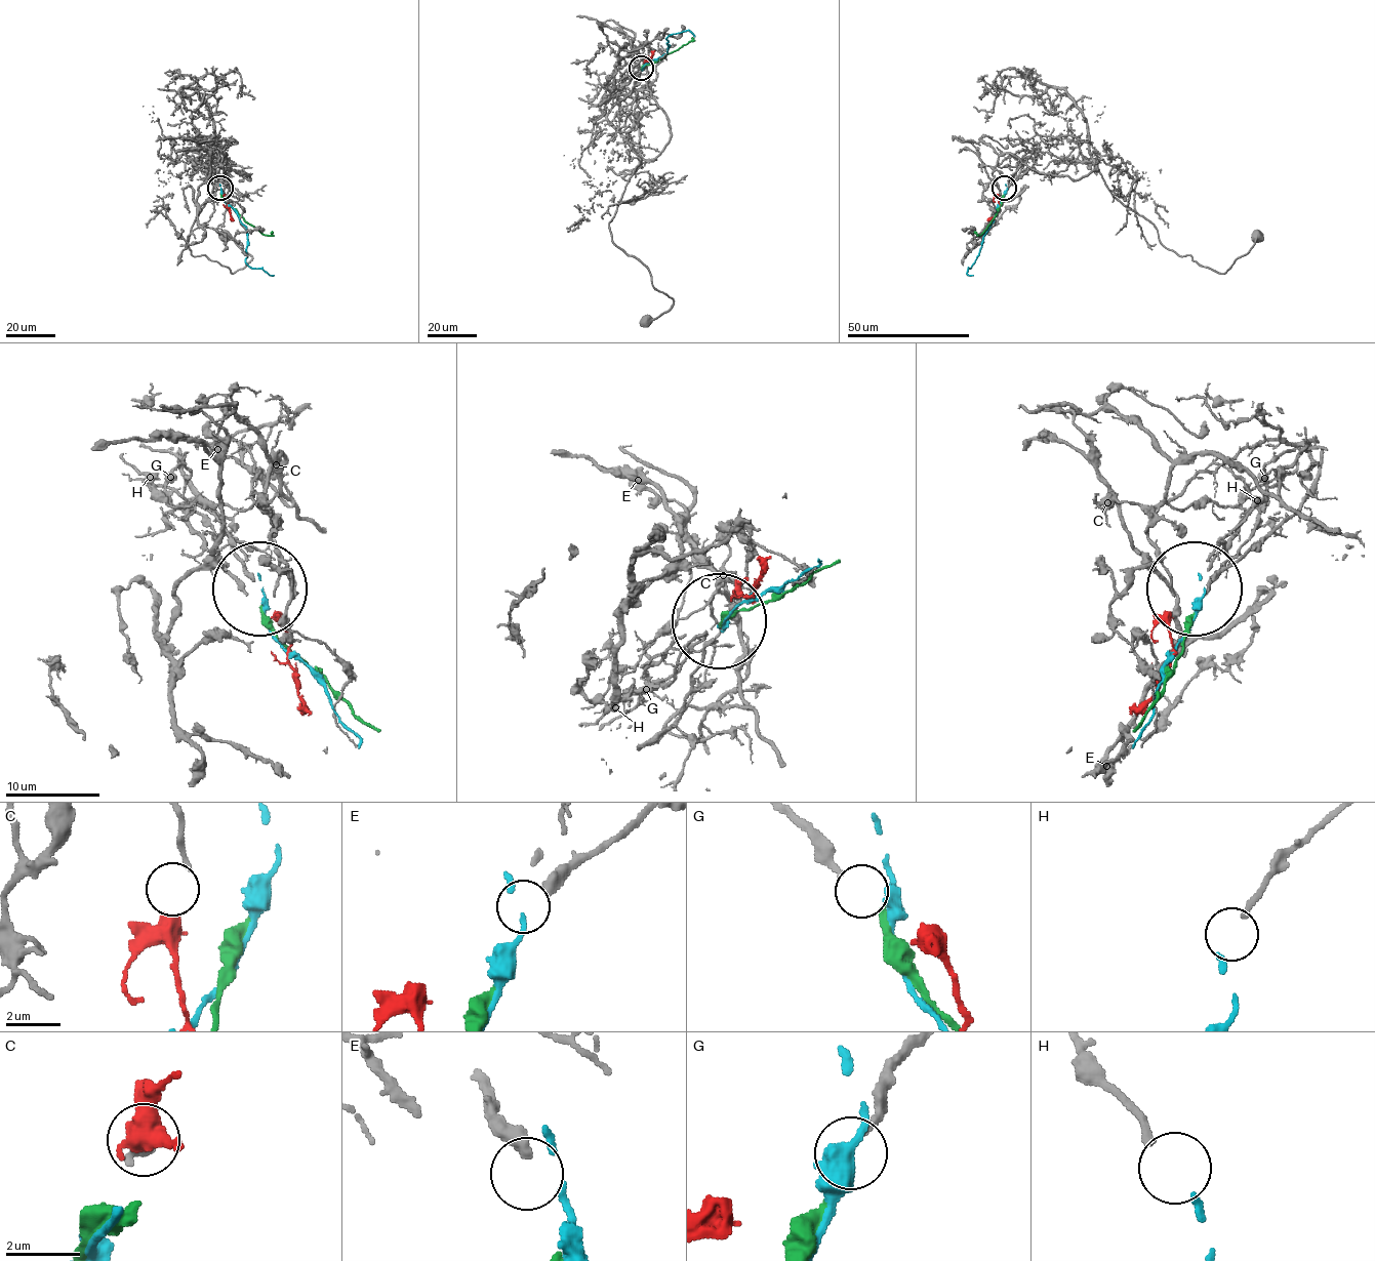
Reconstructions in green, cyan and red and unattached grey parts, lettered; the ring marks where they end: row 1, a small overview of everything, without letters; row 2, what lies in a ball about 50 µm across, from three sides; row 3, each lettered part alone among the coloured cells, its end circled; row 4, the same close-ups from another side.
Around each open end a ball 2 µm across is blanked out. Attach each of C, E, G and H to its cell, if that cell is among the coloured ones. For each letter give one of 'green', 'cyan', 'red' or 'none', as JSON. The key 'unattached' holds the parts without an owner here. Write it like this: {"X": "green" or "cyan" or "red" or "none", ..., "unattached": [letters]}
{"C": "red", "E": "none", "G": "green", "H": "cyan", "unattached": ["E"]}

